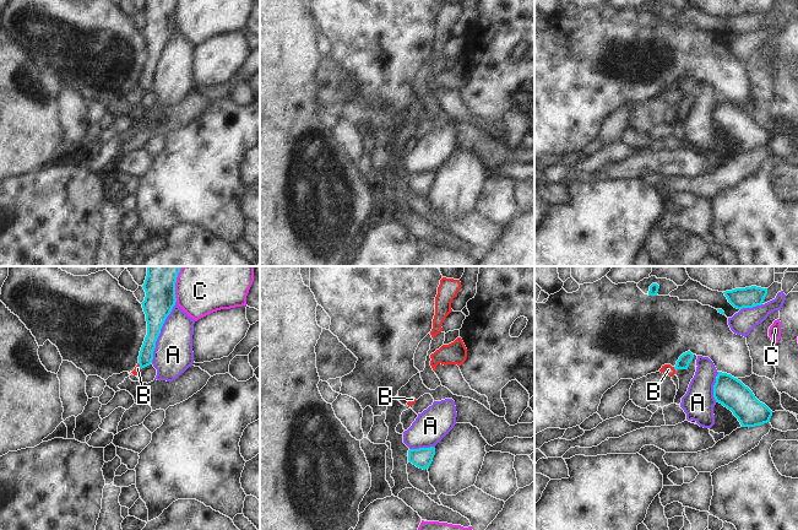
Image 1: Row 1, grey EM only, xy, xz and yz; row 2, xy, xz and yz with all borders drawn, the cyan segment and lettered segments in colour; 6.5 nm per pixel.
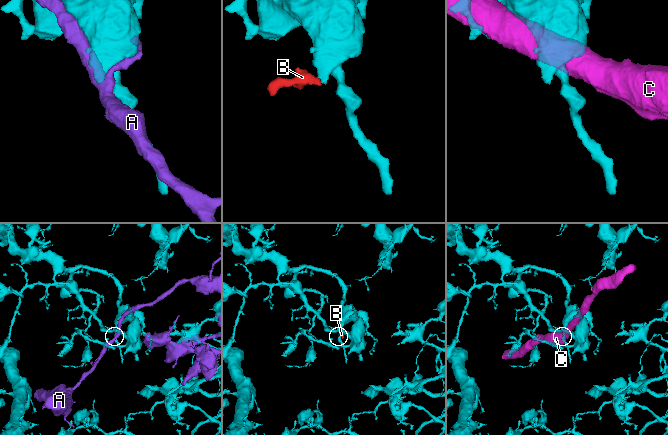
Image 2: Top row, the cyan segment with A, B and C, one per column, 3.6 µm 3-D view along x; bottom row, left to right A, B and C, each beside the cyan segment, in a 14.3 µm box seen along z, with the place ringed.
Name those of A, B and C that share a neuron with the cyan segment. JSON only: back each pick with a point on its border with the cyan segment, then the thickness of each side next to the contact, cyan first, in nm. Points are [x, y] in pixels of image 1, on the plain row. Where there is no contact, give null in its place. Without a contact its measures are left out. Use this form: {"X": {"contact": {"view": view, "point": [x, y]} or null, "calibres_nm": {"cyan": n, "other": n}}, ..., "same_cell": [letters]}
{"same_cell": []}

